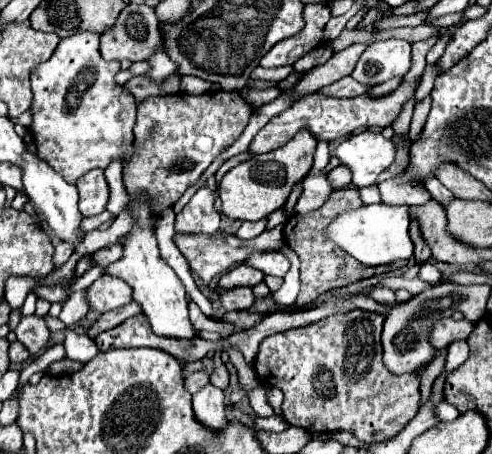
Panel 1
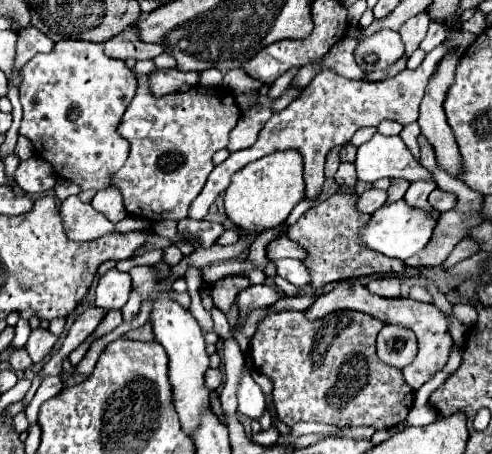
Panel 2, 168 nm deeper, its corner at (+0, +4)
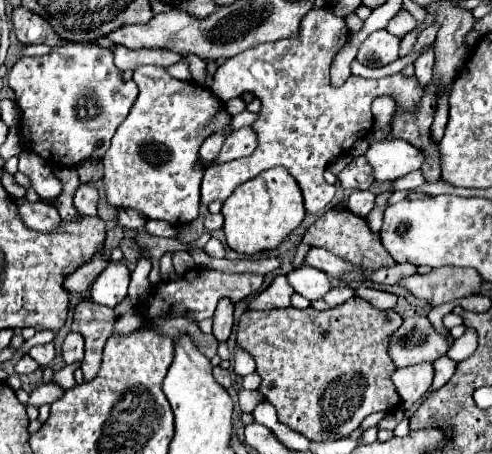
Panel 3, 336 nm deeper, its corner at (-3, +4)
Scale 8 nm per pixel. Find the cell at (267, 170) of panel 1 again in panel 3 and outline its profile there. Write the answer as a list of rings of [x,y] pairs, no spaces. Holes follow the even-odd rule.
[[[283,166],[263,170],[255,178],[237,186],[235,192],[223,202],[221,212],[225,216],[223,230],[227,244],[241,254],[255,254],[275,248],[305,218],[301,188],[289,170],[283,170]]]

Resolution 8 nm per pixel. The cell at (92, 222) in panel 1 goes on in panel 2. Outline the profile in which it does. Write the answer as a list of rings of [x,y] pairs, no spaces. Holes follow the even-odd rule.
[[[78,196],[66,198],[60,206],[60,212],[64,218],[66,234],[74,242],[88,242],[116,232],[114,224],[104,214],[96,212],[92,204],[82,202]]]

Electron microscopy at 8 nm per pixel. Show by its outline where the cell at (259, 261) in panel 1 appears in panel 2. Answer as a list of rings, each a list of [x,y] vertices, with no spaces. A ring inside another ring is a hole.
[[[282,258],[276,262],[276,270],[278,270],[278,276],[300,286],[300,288],[306,288],[310,284],[310,272],[306,272],[306,266],[304,262],[300,260],[290,260],[290,258]]]

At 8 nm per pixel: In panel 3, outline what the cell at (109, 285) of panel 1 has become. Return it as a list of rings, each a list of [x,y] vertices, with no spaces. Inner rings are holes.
[[[119,262],[109,264],[93,284],[93,290],[91,290],[93,302],[113,308],[123,298],[127,298],[129,280],[131,280],[131,272],[125,264],[119,264]]]

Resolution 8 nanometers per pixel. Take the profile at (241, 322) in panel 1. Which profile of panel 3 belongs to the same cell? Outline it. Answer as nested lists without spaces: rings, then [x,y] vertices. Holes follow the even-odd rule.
[[[339,286],[339,288],[331,288],[323,298],[313,300],[311,306],[313,306],[315,310],[329,310],[329,308],[333,308],[333,306],[349,300],[351,296],[355,296],[355,290],[353,290],[353,288],[349,288],[349,286]]]

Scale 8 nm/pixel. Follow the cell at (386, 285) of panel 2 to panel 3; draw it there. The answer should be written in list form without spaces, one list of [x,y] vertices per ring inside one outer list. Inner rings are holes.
[[[359,286],[355,290],[355,294],[359,298],[365,298],[367,302],[371,302],[375,308],[379,310],[391,310],[395,308],[397,304],[397,296],[391,294],[391,292],[383,292],[383,290],[377,290],[377,288],[367,288],[367,286]]]

